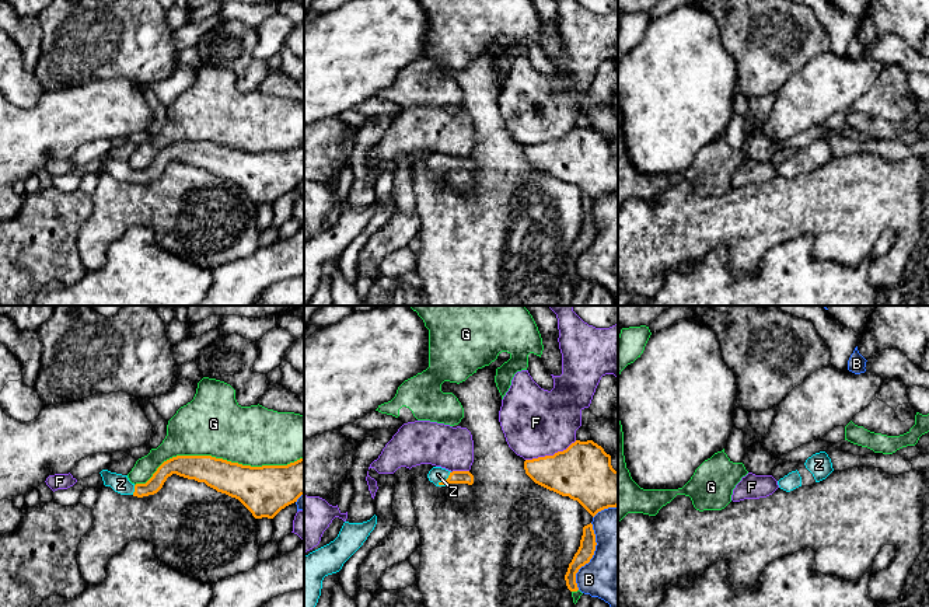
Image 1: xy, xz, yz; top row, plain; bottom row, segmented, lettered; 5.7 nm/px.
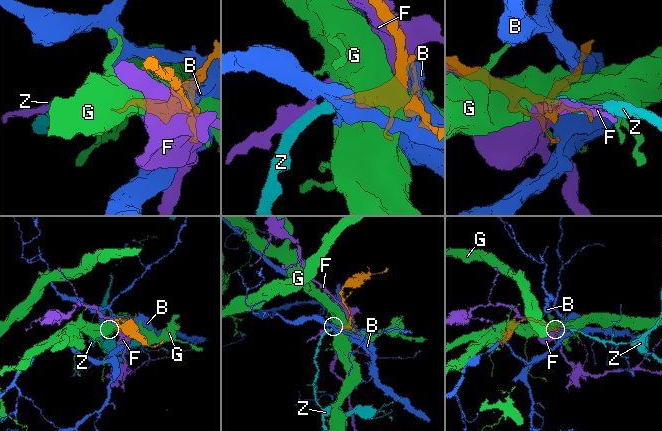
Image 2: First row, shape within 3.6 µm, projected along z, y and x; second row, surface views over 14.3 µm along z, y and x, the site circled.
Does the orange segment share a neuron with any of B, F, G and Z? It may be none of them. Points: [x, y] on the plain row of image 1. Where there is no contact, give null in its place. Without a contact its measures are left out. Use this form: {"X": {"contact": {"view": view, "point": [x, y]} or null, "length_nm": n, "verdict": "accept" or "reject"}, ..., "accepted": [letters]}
{"B": {"contact": {"view": "xz", "point": [592, 243]}, "length_nm": 400, "verdict": "reject"}, "F": {"contact": {"view": "xz", "point": [551, 142]}, "length_nm": 320, "verdict": "reject"}, "G": {"contact": {"view": "xy", "point": [217, 145]}, "length_nm": 1000, "verdict": "reject"}, "Z": {"contact": {"view": "xz", "point": [446, 166]}, "length_nm": 110, "verdict": "accept"}, "accepted": ["Z"]}

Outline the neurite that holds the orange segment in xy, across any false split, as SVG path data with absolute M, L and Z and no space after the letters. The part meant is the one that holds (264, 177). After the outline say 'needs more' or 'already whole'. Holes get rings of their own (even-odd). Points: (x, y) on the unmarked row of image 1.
M177 142L164 147L146 170L136 171L128 161L108 156L99 160L105 172L137 184L157 179L177 160L238 185L255 205L273 205L304 181L304 143L287 151L251 153L212 142Z; needs more

